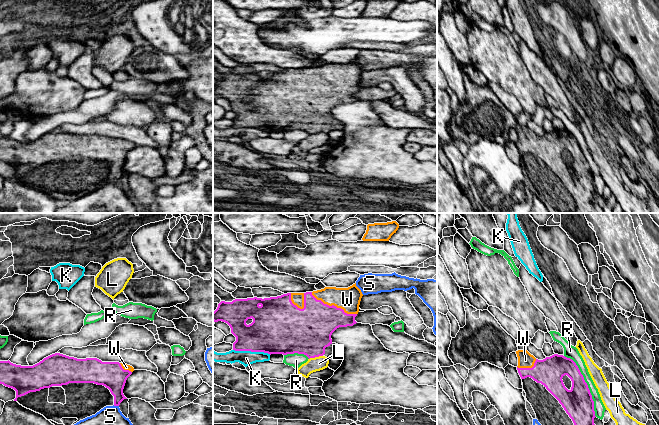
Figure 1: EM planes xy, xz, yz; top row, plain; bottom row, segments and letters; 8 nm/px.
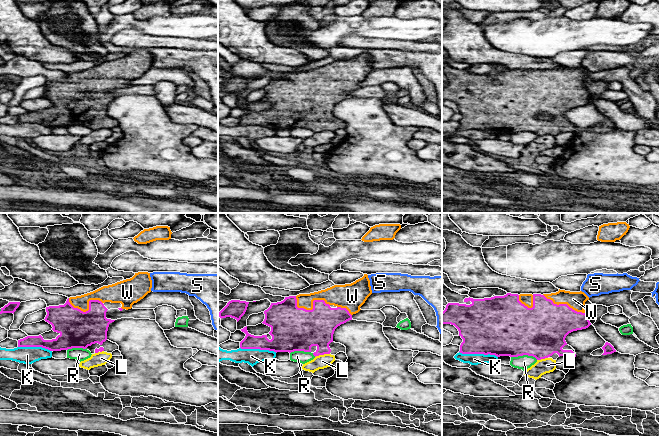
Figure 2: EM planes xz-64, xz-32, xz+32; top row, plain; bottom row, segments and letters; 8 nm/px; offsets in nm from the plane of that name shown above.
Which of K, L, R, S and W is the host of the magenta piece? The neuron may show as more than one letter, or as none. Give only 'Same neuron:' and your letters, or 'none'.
Same neuron: W

